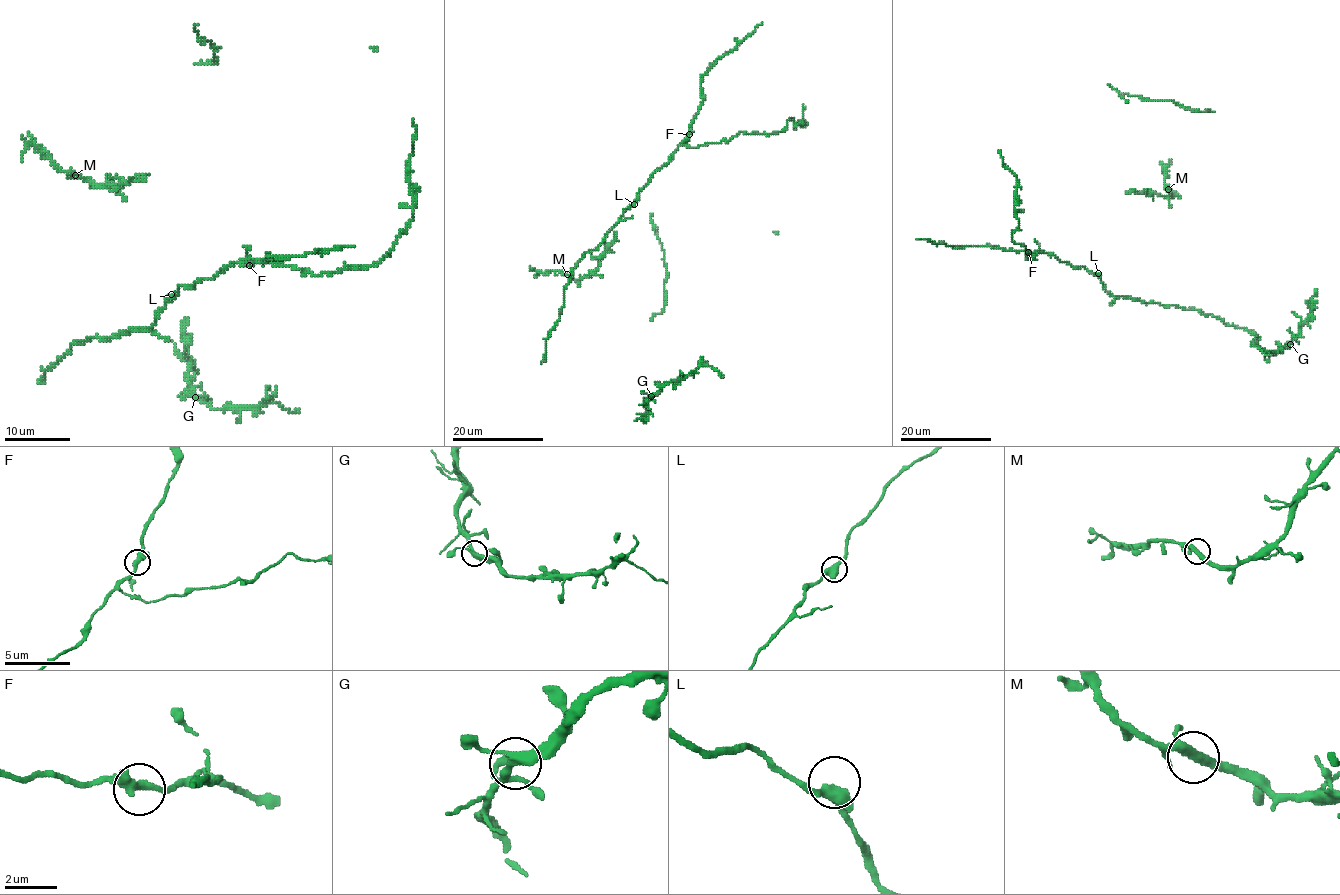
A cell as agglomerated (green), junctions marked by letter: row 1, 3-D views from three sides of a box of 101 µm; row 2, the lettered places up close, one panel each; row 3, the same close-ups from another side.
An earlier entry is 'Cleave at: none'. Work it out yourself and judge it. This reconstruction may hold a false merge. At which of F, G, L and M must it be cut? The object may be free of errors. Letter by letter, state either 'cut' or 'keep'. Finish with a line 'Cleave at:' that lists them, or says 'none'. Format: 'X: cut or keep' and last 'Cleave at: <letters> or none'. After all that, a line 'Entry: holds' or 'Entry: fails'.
F: keep
G: keep
L: keep
M: keep
Cleave at: none
Entry: holds

